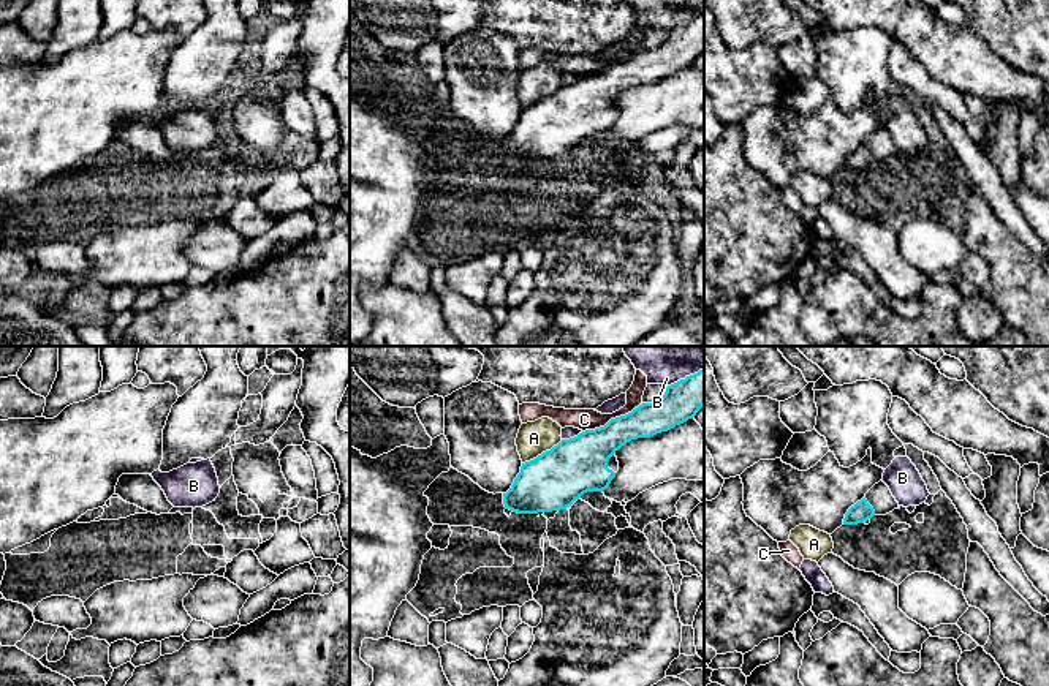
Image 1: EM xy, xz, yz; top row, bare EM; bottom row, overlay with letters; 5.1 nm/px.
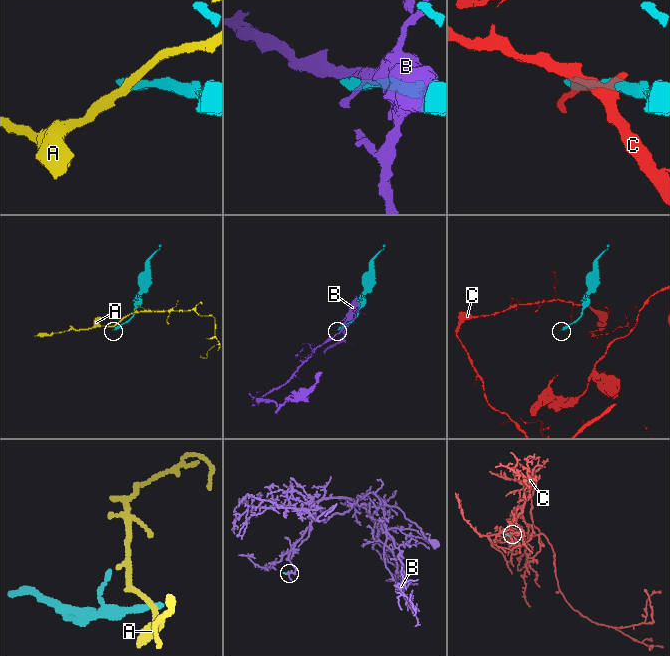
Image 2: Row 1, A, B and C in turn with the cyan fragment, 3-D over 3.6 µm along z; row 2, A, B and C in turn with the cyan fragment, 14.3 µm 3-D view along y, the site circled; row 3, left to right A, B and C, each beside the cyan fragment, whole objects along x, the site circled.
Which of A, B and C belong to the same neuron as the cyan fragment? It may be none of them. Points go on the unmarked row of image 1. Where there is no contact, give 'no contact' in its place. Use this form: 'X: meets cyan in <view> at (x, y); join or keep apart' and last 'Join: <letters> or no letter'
A: meets cyan in xz at (543, 98); keep apart
B: meets cyan in xz at (571, 84); keep apart
C: meets cyan in xz at (613, 65); keep apart
Join: no letter

